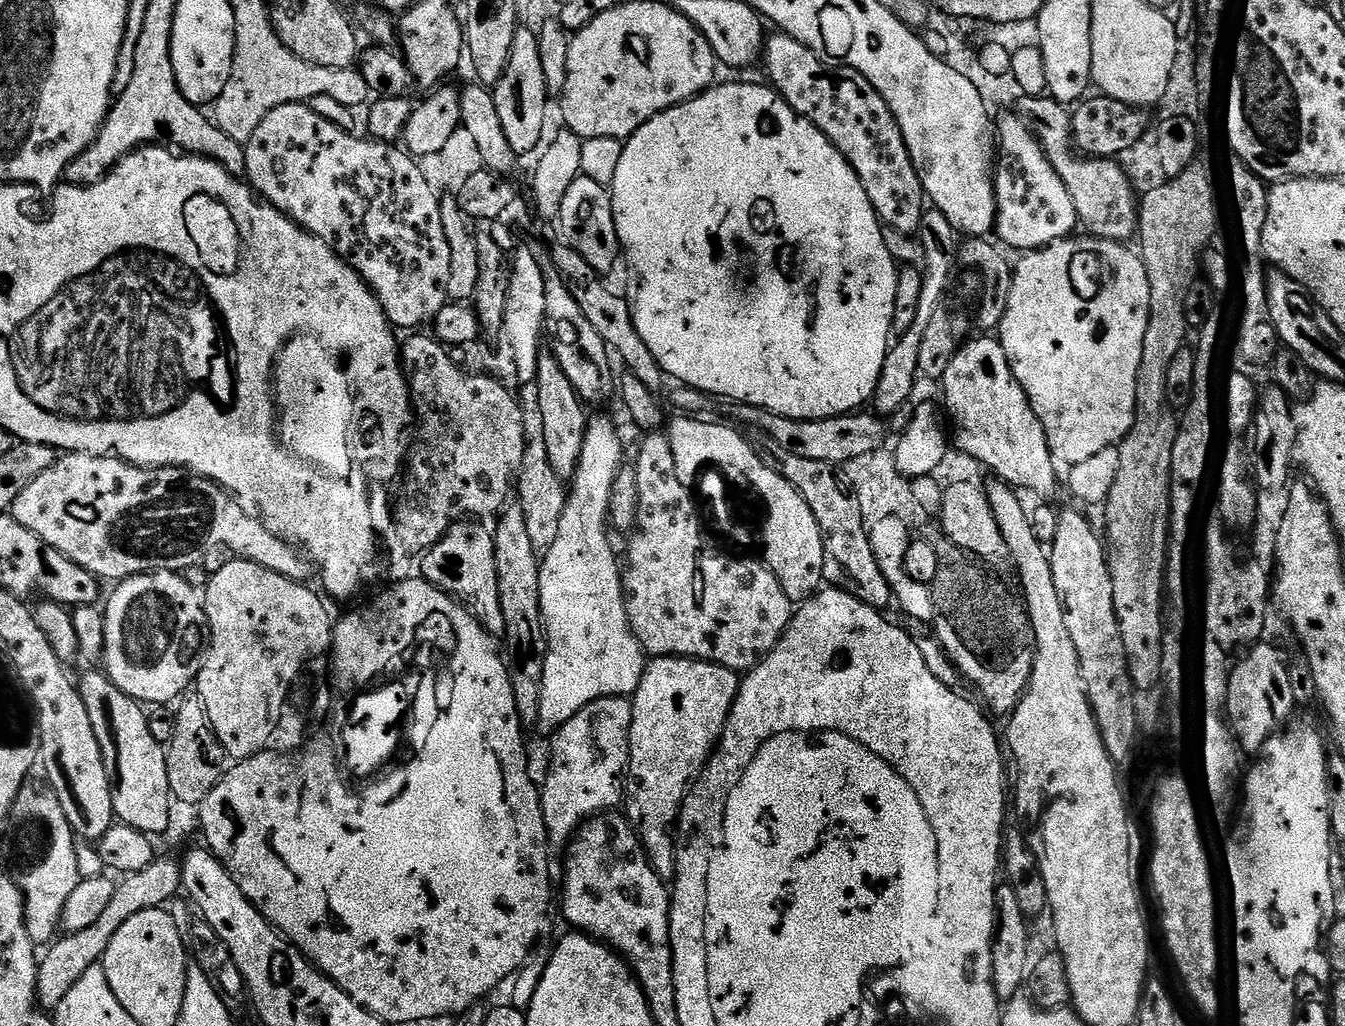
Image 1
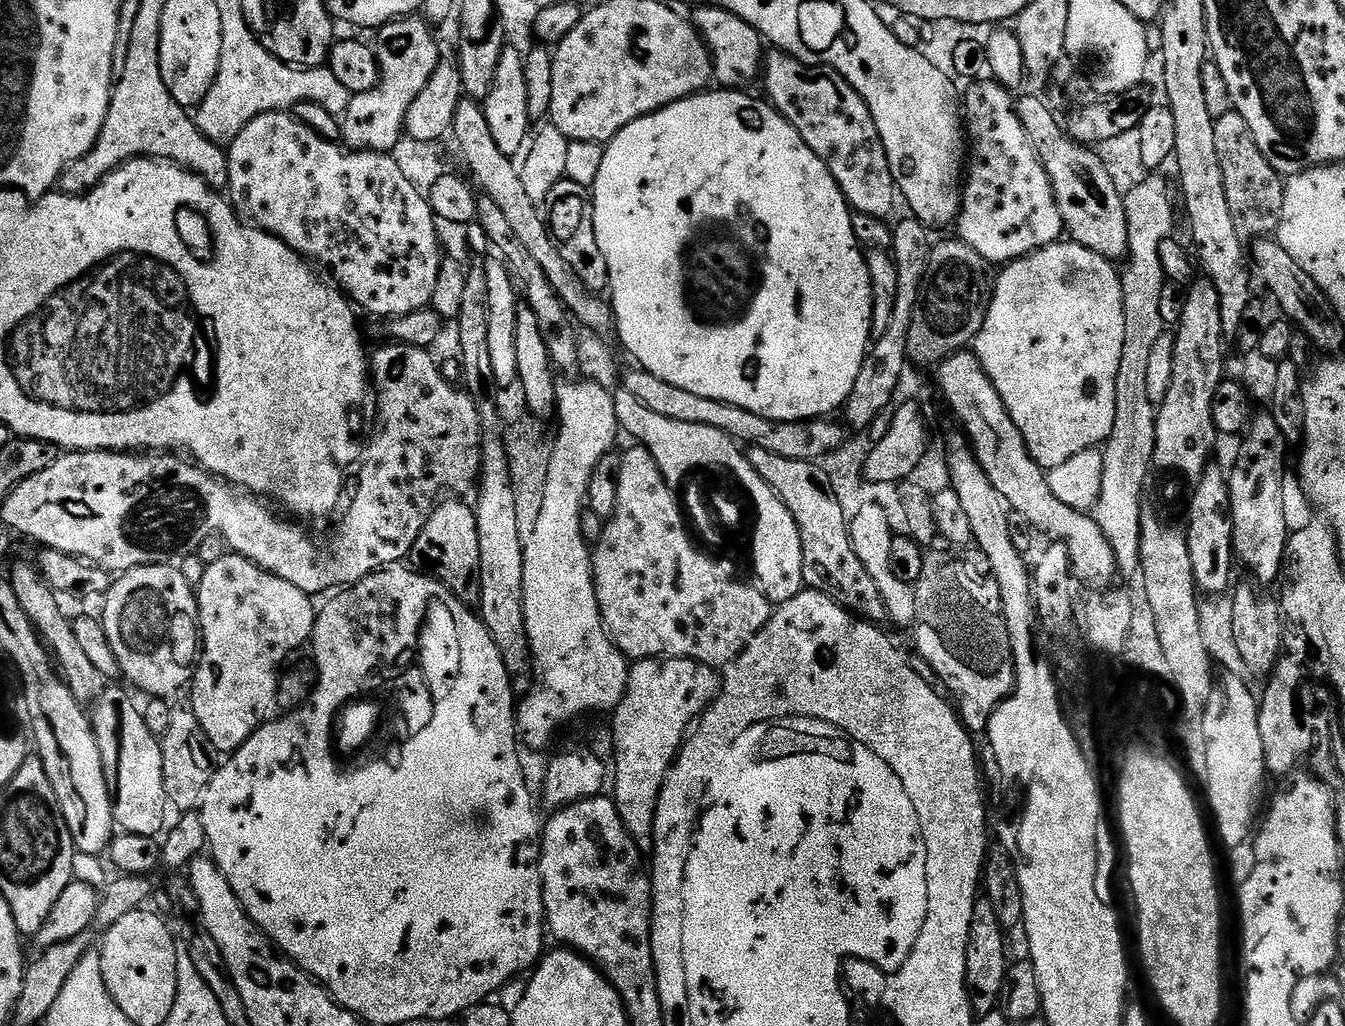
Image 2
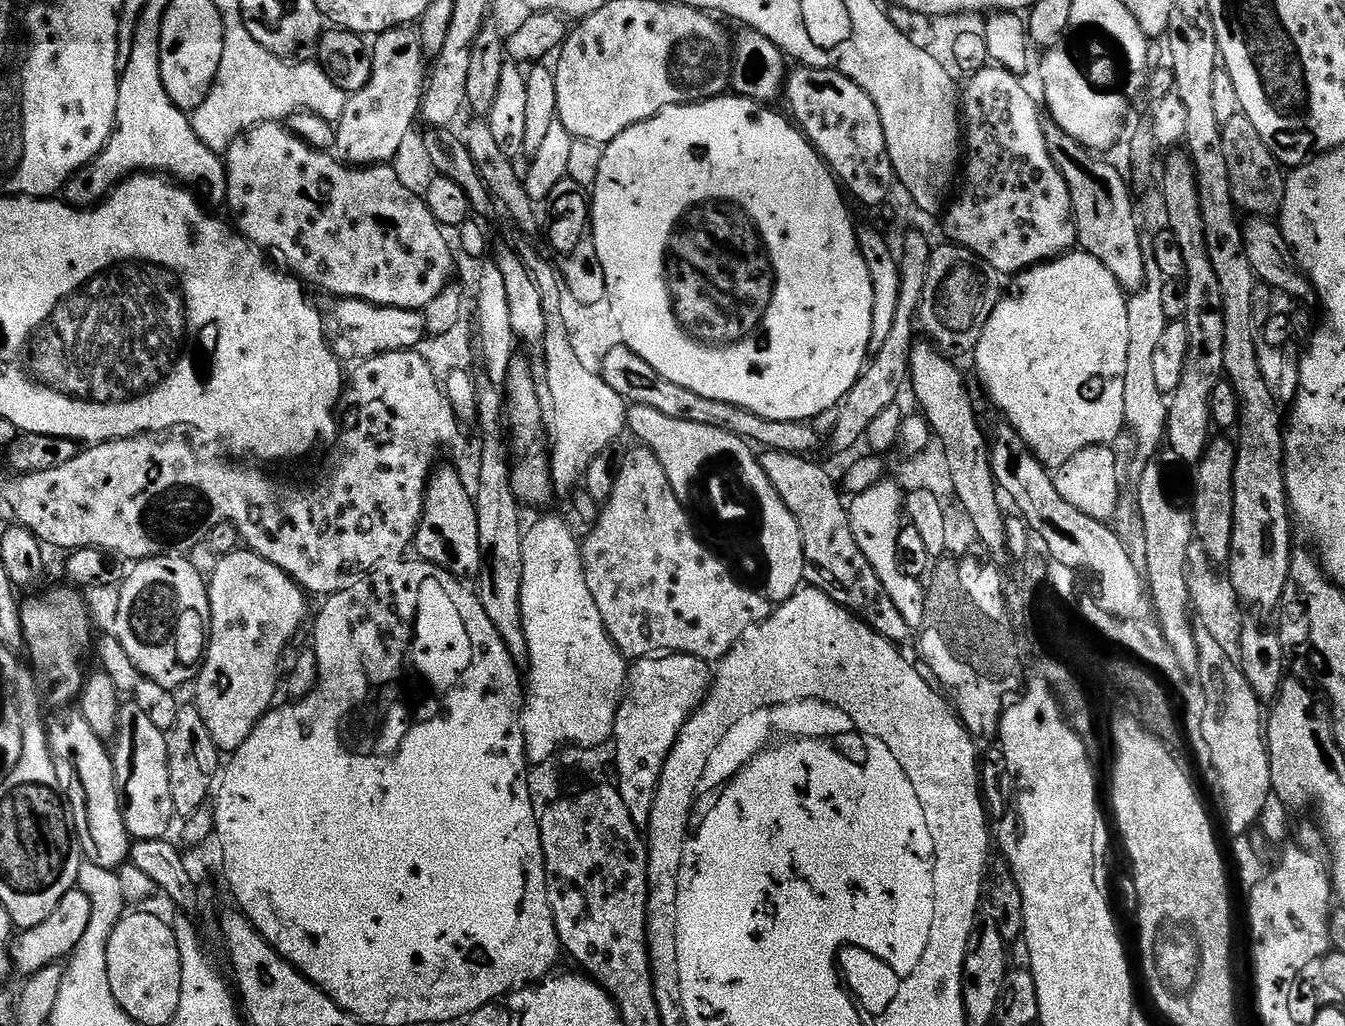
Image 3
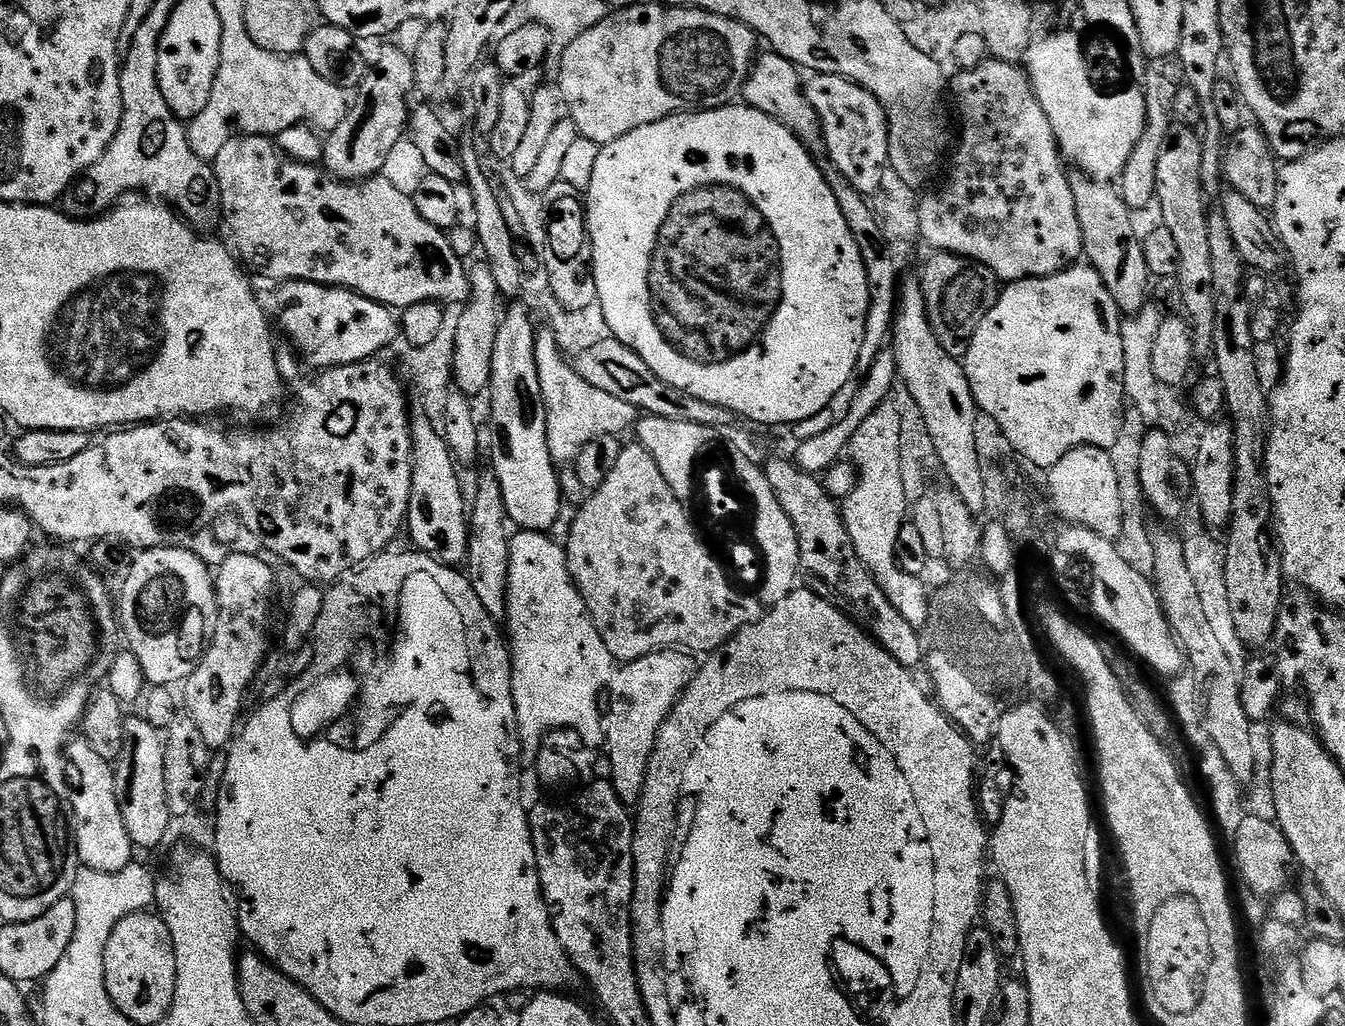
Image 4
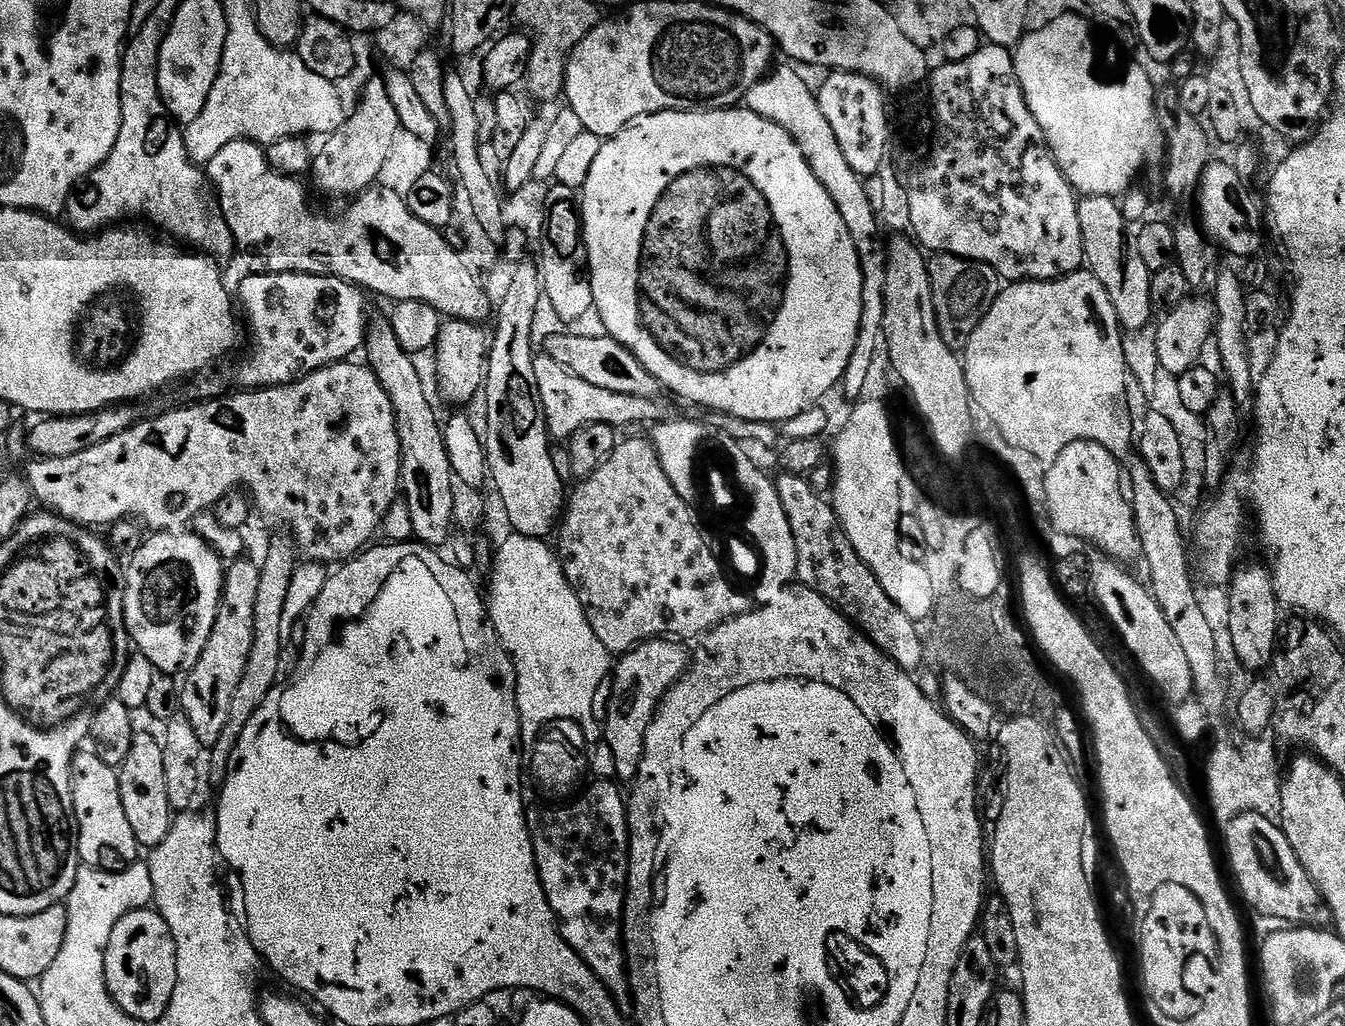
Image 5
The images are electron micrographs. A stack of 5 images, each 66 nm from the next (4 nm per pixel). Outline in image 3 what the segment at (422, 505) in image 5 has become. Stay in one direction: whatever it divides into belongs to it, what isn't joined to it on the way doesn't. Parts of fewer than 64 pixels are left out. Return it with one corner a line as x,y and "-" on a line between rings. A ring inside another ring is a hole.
452,466
437,467
428,477
428,489
424,495
424,509
416,531
414,552
419,559
438,566
457,578
472,578
480,571
476,501
467,493
466,487
462,486

